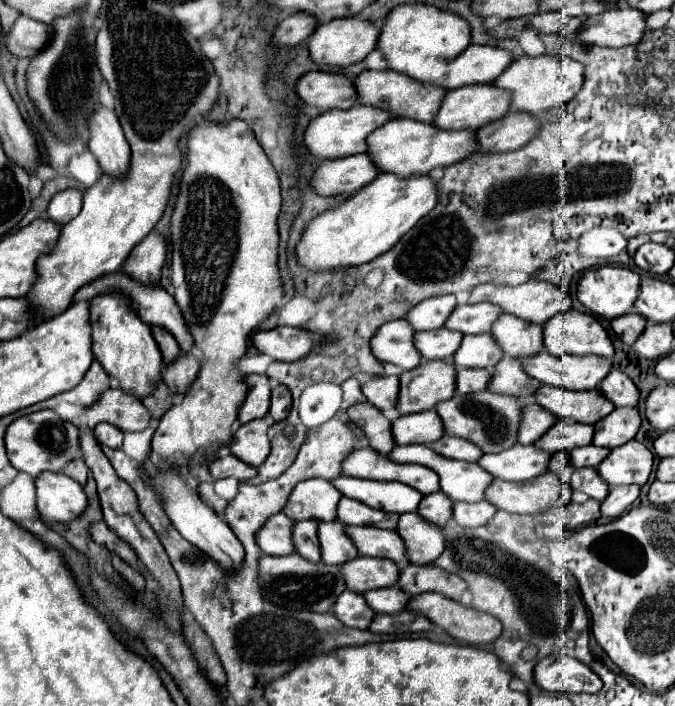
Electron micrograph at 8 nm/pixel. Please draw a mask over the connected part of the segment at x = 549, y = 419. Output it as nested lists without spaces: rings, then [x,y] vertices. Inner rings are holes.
[[[528,400],[524,406],[520,430],[518,430],[518,444],[534,444],[540,440],[552,426],[556,424],[556,416],[544,410],[534,400]]]

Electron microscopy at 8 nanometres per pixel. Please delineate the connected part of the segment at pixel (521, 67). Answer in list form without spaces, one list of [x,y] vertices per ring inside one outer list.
[[[522,56],[514,60],[504,74],[494,82],[500,88],[506,88],[512,92],[512,104],[516,110],[524,110],[530,114],[538,114],[542,110],[550,110],[554,106],[562,106],[570,102],[584,86],[586,82],[586,72],[584,66],[572,58],[562,58],[562,56]]]

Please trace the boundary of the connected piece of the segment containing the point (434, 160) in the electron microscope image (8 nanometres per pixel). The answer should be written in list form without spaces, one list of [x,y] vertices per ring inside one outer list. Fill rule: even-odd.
[[[410,118],[388,120],[368,136],[368,146],[368,154],[382,172],[396,172],[404,178],[410,174],[428,174],[436,166],[456,164],[478,150],[474,130],[440,130],[434,124]]]

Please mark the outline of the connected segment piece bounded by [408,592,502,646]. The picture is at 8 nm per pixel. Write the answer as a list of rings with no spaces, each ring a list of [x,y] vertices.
[[[420,594],[416,596],[410,604],[408,604],[410,610],[416,610],[416,612],[422,612],[426,618],[430,618],[434,624],[438,624],[440,628],[444,628],[452,638],[456,640],[462,640],[470,646],[482,646],[482,644],[490,644],[494,642],[500,634],[502,634],[502,624],[490,616],[490,614],[484,614],[484,612],[476,612],[474,608],[466,608],[462,606],[460,602],[456,600],[450,600],[450,598],[444,598],[440,594]]]

